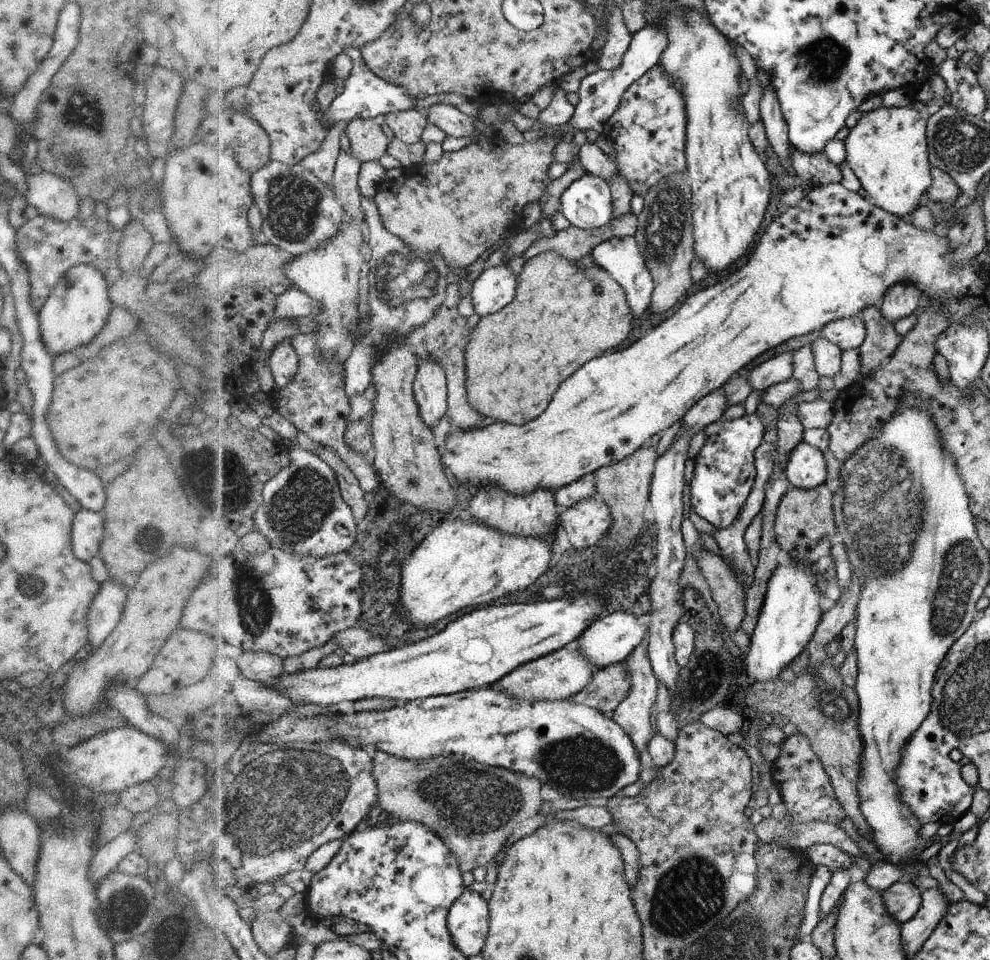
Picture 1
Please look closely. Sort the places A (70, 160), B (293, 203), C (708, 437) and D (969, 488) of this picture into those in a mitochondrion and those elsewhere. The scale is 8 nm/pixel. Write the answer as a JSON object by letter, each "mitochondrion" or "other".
{"A":"mitochondrion","B":"mitochondrion","C":"other","D":"other"}

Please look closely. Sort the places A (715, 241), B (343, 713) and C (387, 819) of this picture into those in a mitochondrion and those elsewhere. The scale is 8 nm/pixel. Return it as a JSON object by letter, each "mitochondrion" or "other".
{"A":"other","B":"other","C":"other"}

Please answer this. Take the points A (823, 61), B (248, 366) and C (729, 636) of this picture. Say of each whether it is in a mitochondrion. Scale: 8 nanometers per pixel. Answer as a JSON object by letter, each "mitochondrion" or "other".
{"A":"mitochondrion","B":"other","C":"other"}

